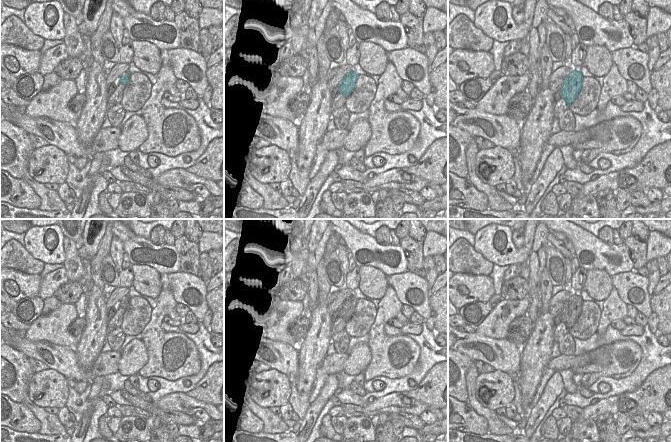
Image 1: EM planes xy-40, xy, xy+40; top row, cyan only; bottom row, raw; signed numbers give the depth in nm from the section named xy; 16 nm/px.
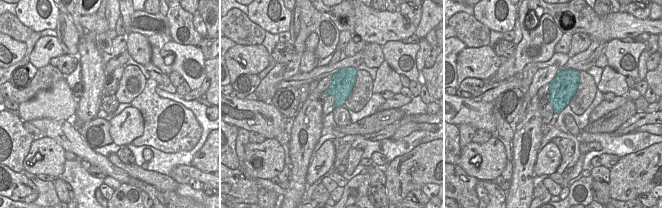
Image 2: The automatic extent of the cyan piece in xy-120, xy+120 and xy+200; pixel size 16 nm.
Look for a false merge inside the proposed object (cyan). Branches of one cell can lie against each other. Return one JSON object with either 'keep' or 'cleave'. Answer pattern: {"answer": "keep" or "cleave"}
{"answer": "cleave"}

